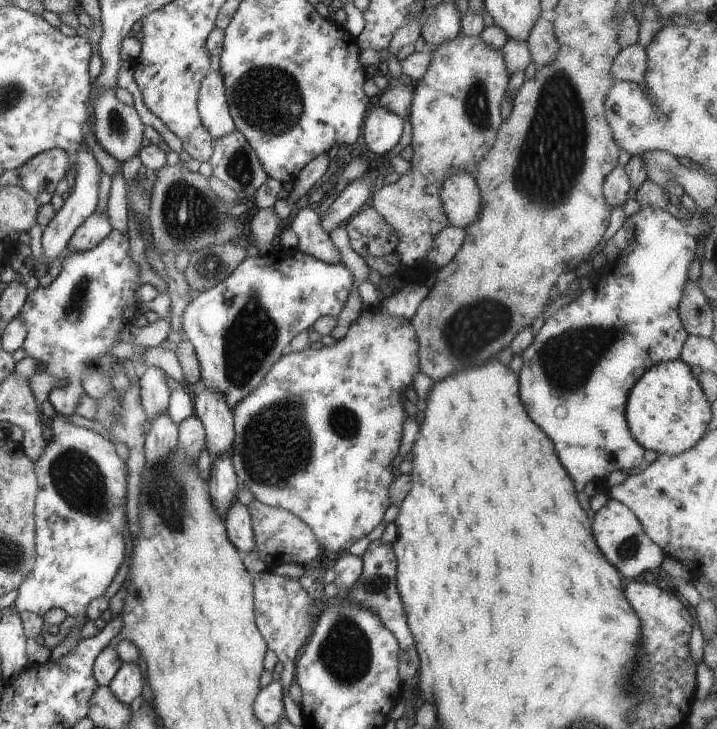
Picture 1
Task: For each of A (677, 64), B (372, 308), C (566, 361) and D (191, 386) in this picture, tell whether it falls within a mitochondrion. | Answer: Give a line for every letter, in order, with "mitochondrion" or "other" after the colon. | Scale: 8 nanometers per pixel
A: other
B: other
C: mitochondrion
D: other

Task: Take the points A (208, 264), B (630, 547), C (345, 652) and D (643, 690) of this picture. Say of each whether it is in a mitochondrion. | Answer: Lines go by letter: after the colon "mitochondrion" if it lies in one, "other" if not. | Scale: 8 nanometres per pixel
A: mitochondrion
B: mitochondrion
C: mitochondrion
D: mitochondrion

